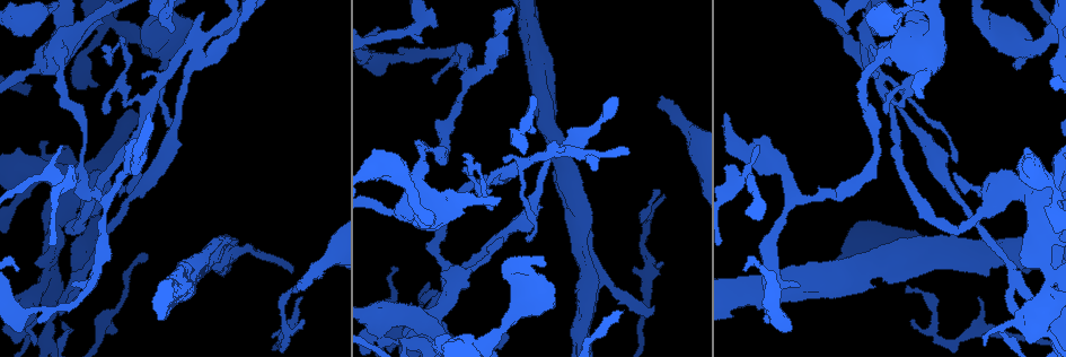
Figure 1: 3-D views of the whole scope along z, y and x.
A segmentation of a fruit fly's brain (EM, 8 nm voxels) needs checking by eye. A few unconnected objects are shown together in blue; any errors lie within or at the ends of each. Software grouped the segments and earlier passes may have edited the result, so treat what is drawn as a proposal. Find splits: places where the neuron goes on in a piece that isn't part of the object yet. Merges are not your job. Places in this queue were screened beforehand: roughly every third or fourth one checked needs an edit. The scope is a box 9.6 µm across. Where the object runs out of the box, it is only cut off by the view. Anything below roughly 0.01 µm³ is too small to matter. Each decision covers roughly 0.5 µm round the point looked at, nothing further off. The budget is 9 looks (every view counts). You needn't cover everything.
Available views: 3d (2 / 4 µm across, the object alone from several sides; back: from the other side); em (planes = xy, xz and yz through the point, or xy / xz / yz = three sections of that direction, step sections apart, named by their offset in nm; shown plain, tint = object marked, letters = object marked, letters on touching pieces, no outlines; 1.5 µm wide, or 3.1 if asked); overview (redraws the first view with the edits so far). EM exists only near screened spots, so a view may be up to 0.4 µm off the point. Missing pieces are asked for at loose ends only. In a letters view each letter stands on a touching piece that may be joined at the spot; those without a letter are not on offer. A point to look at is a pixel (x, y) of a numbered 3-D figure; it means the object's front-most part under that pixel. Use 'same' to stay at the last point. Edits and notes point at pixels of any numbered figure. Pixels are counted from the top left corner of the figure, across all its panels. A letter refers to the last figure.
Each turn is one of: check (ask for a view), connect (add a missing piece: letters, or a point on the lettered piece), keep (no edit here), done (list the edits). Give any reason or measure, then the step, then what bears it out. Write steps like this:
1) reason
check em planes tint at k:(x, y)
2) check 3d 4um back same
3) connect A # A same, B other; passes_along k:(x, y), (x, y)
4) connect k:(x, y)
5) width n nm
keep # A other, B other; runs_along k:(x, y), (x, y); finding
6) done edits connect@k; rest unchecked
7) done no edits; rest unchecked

stops while still wide
check 3d 4um back at 1:(298, 288)

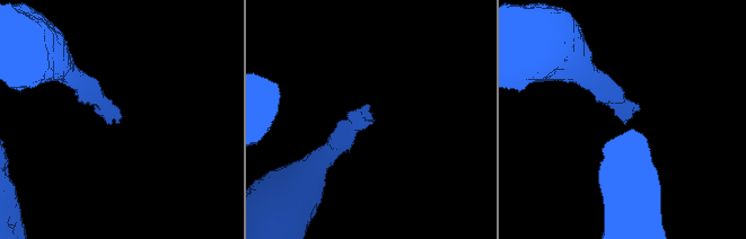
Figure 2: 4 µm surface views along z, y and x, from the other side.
need the tissue
check em 3.1um xz step 8 letters at 2:(373, 121)

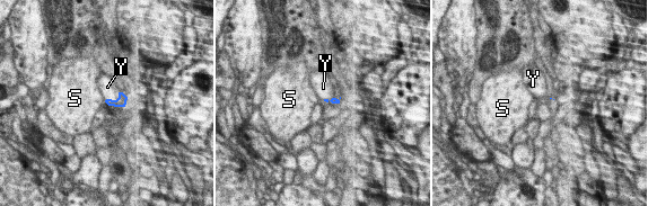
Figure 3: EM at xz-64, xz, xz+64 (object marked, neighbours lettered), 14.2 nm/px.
connect Y # S other, Y same; passes_along 3:(333, 100), (332, 97), (323, 88); it goes on there

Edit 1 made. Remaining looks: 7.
check overview

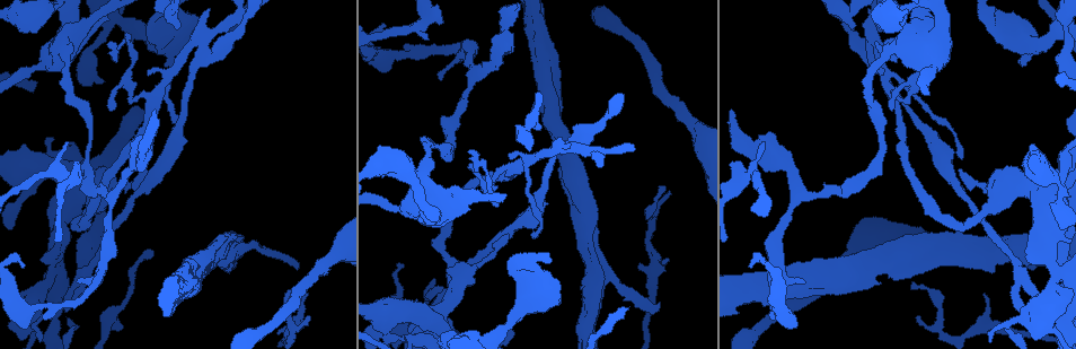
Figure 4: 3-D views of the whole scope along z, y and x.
an open end
check 3d 4um at 4:(80, 281)

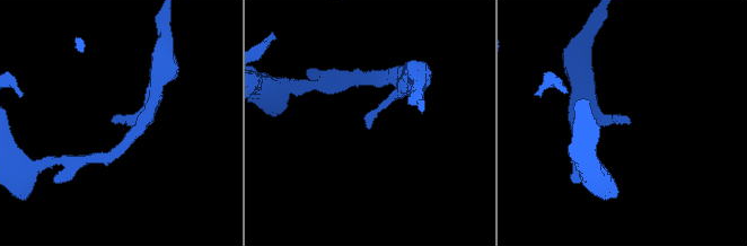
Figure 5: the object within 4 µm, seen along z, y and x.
check em xz step 8 letters at 5:(368, 127)

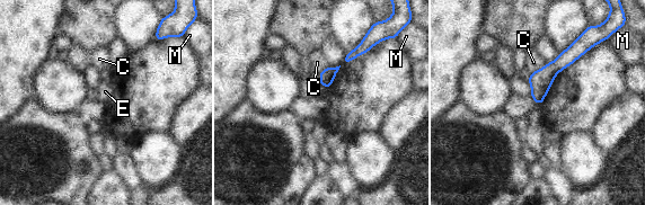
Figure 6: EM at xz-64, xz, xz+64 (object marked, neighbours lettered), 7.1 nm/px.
keep # C other, E other, M other; runs_along 6:(574, 45), (540, 82), (538, 100); none of them fits

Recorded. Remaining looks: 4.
check 3d 2um at 4:(428, 38)

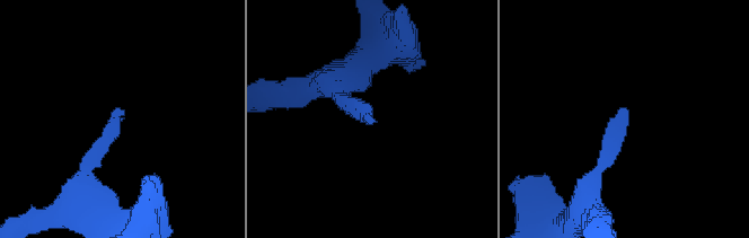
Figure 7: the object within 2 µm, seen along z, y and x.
now the EM
check em xz step 8 letters at 7:(122, 111)

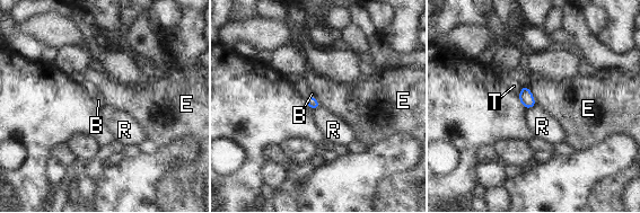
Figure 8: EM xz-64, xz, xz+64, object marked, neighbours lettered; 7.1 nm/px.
cut it another way
check em planes letters same

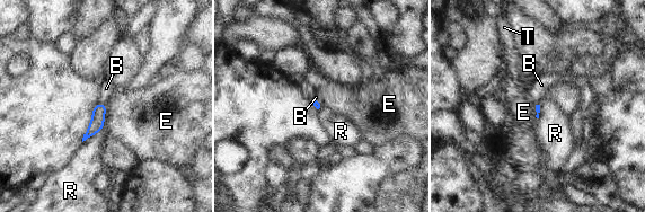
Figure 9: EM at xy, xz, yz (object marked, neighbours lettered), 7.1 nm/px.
connect B # B same, E other, R other, T other; passes_along 9:(96, 124), (102, 104), (106, 88); the neuron continues

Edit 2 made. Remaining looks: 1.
done edits connect@3, connect@9; rest unchecked

